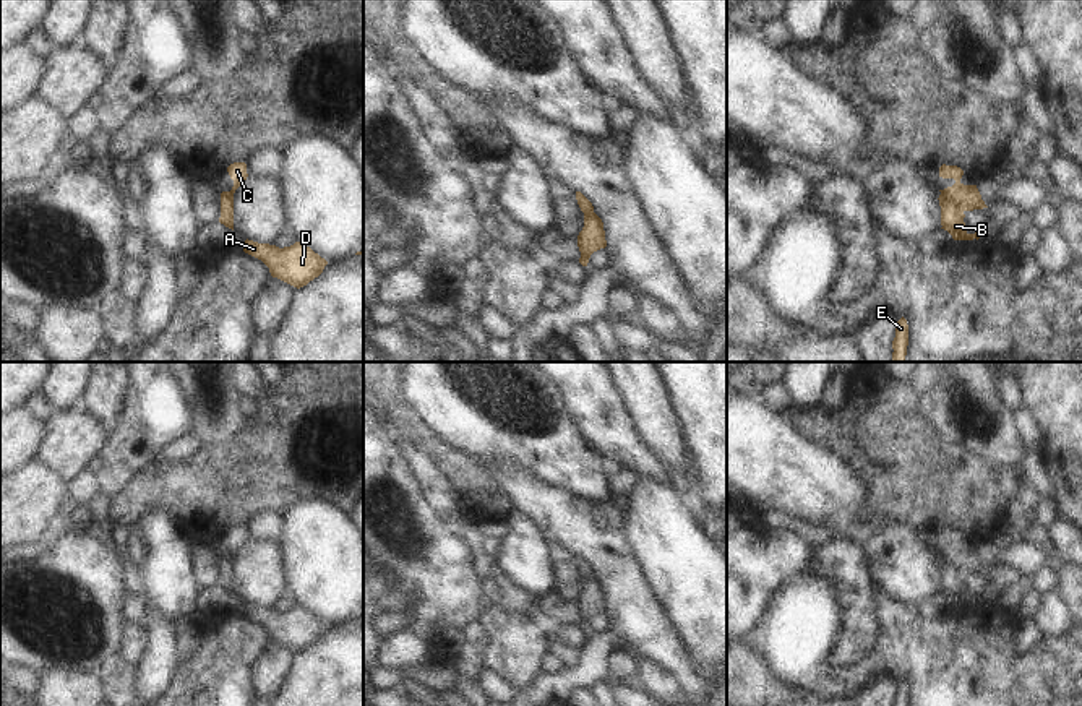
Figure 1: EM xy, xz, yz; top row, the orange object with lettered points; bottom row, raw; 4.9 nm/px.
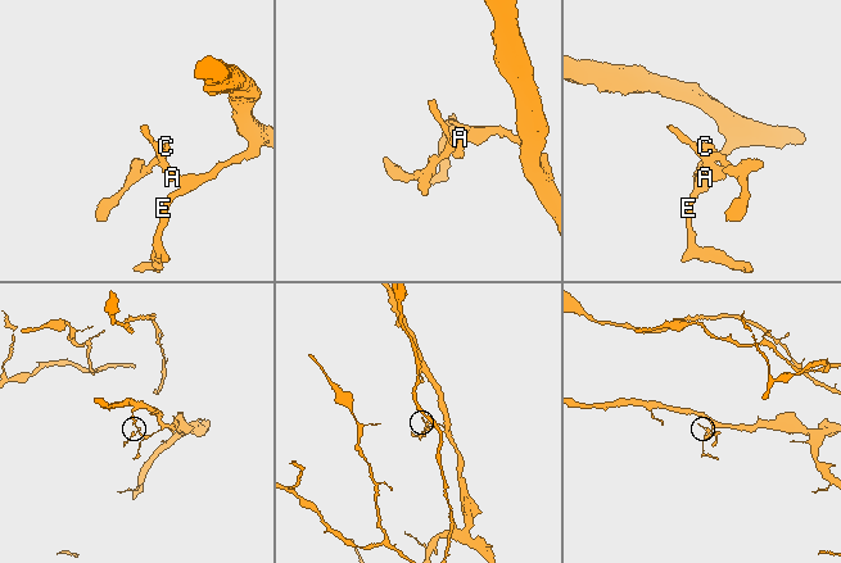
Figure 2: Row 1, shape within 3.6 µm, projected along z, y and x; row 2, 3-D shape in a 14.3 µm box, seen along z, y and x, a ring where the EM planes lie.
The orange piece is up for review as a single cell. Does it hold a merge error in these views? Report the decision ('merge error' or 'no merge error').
merge error

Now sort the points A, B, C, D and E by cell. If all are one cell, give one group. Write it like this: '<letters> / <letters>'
A B D E / C

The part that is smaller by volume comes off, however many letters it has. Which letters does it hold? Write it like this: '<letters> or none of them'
C

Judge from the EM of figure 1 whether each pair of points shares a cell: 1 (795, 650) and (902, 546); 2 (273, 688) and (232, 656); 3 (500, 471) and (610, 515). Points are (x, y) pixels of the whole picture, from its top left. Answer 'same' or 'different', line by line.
1: different
2: different
3: same

